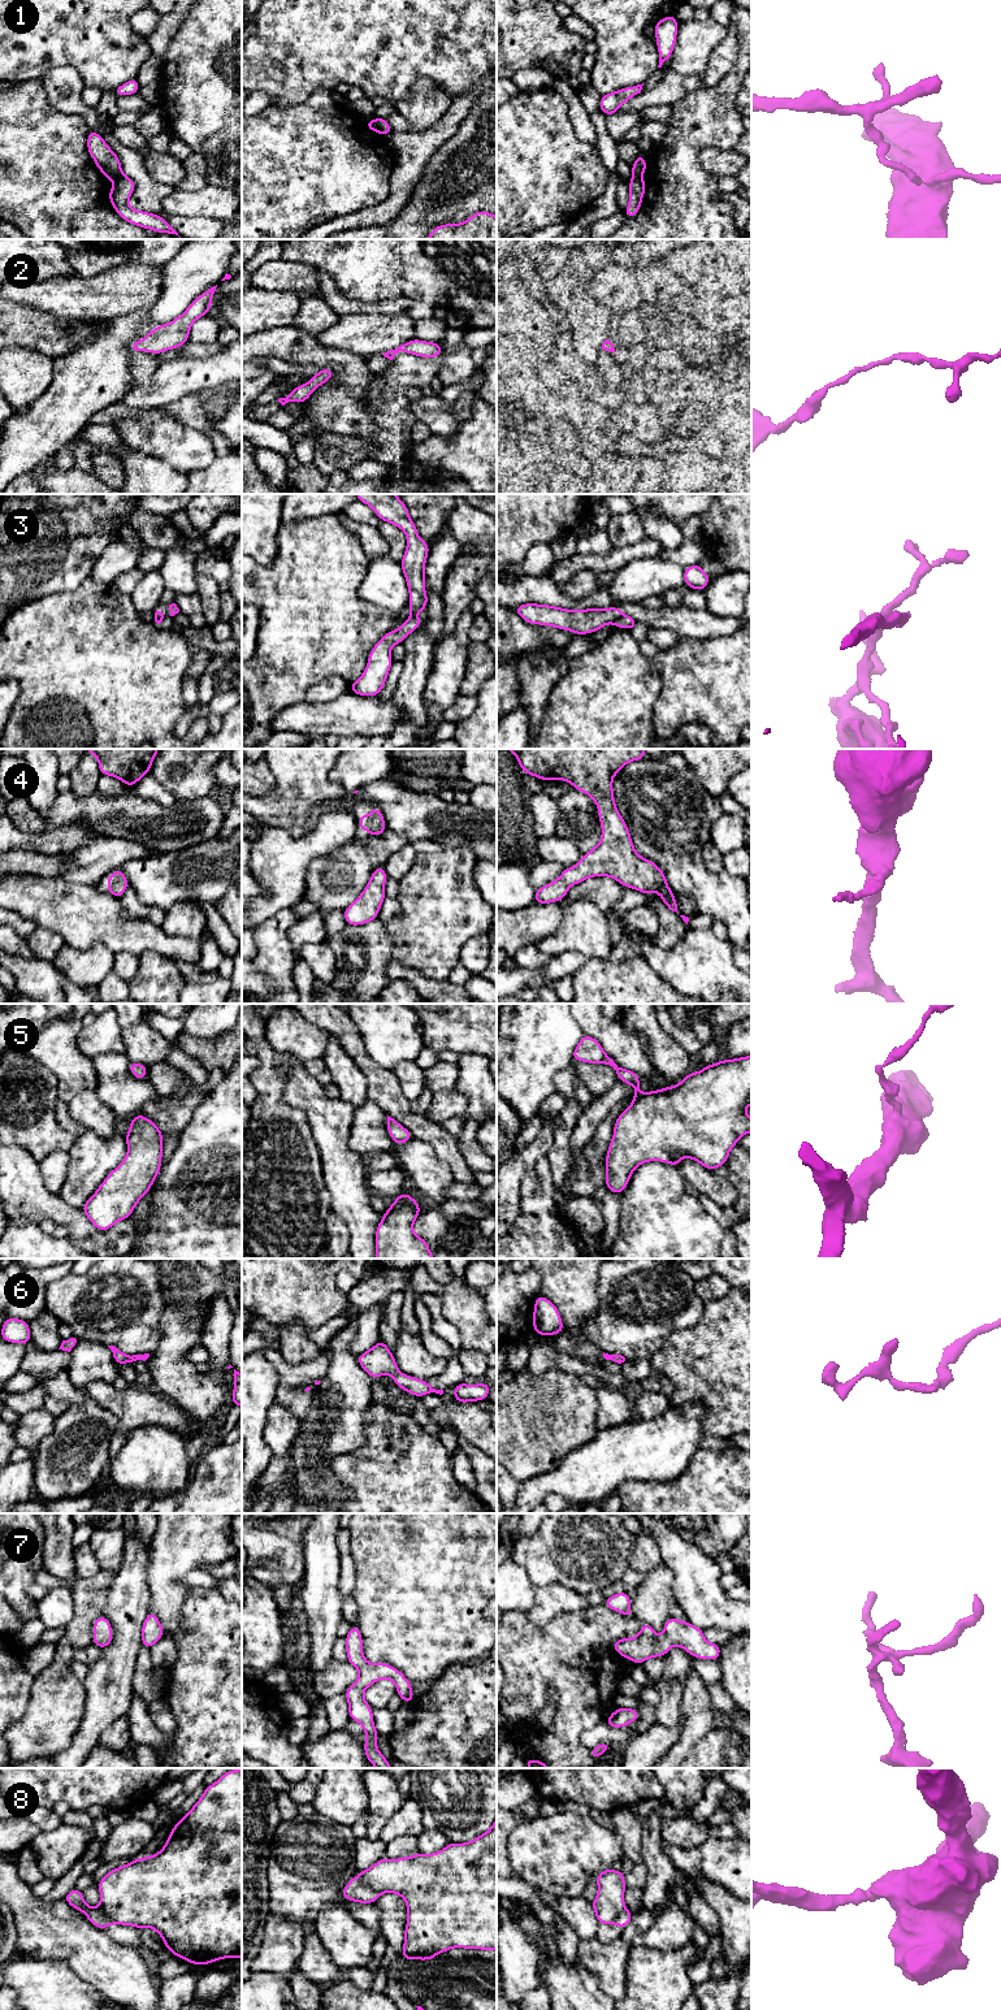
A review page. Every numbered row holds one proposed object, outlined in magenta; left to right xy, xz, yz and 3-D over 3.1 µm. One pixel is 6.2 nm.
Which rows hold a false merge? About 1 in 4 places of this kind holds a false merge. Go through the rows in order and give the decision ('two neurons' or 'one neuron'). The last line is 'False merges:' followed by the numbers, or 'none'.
1: two neurons
2: one neuron
3: two neurons
4: one neuron
5: one neuron
6: one neuron
7: one neuron
8: two neurons
False merges: 1, 3, 8

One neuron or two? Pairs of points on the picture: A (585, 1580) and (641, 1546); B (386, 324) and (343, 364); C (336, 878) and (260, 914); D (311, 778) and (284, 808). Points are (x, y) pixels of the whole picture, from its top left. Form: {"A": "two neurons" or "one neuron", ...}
{"A": "two neurons", "B": "two neurons", "C": "two neurons", "D": "one neuron"}

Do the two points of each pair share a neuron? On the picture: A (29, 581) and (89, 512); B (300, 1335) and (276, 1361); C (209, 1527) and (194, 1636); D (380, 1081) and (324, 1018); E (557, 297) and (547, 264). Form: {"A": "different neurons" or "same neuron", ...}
{"A": "same neuron", "B": "different neurons", "C": "different neurons", "D": "same neuron", "E": "different neurons"}

